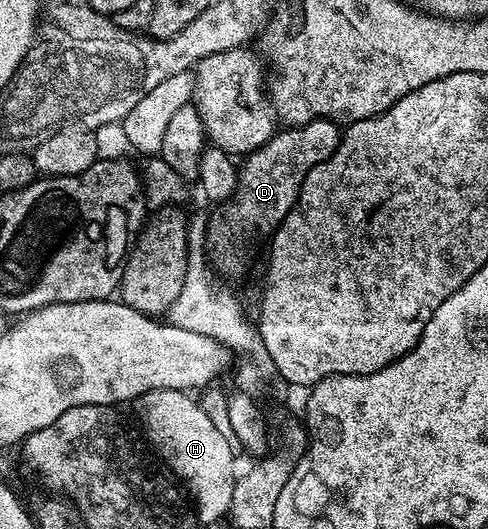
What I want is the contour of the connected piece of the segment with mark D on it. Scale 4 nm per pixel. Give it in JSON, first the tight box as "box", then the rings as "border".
{"box":[208,120,342,277],"border":[[[316,120],[310,124],[289,126],[278,131],[268,144],[256,148],[244,157],[237,173],[237,189],[233,191],[232,196],[224,205],[225,212],[219,213],[217,220],[216,216],[210,219],[208,227],[208,259],[222,277],[240,274],[245,262],[245,247],[248,246],[249,240],[257,240],[260,236],[272,237],[277,227],[283,222],[285,215],[293,209],[293,204],[297,201],[297,195],[300,194],[309,171],[315,165],[322,164],[327,158],[331,158],[333,151],[341,145],[342,135],[342,129],[331,120]]]}

